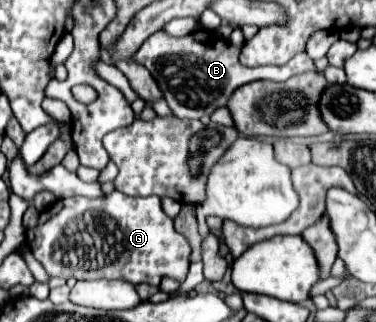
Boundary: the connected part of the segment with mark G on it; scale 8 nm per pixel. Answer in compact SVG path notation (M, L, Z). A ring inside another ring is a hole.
M118 190L102 200L76 196L54 202L40 214L38 224L26 232L26 240L34 258L50 276L122 278L130 284L148 282L152 286L160 286L162 278L184 282L192 252L188 240L174 230L172 218L164 214L158 196L130 198ZM86 212L96 212L96 224L72 224L82 220Z

